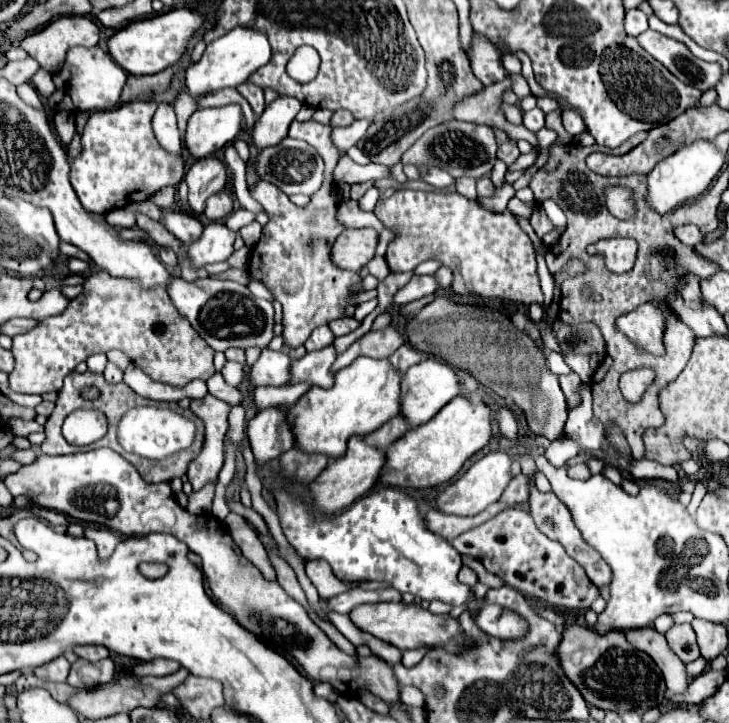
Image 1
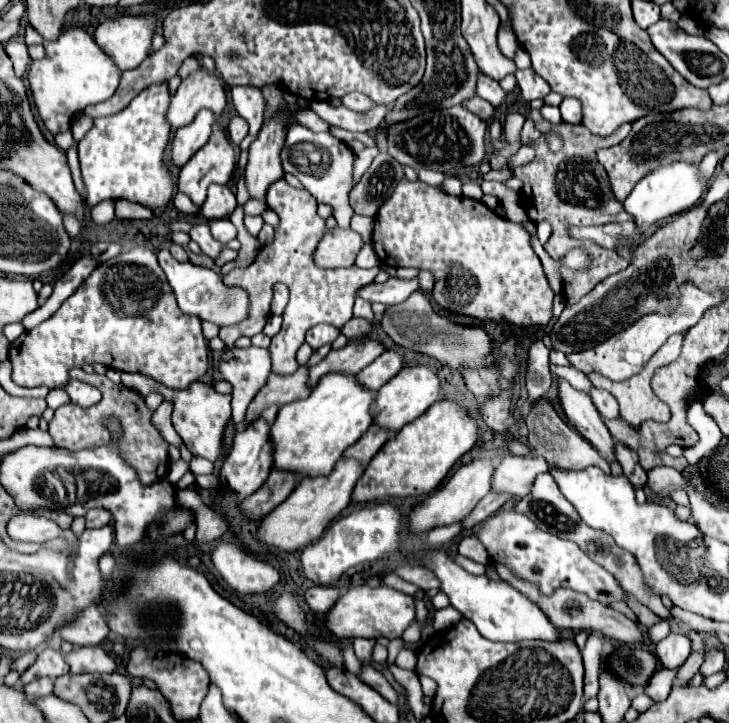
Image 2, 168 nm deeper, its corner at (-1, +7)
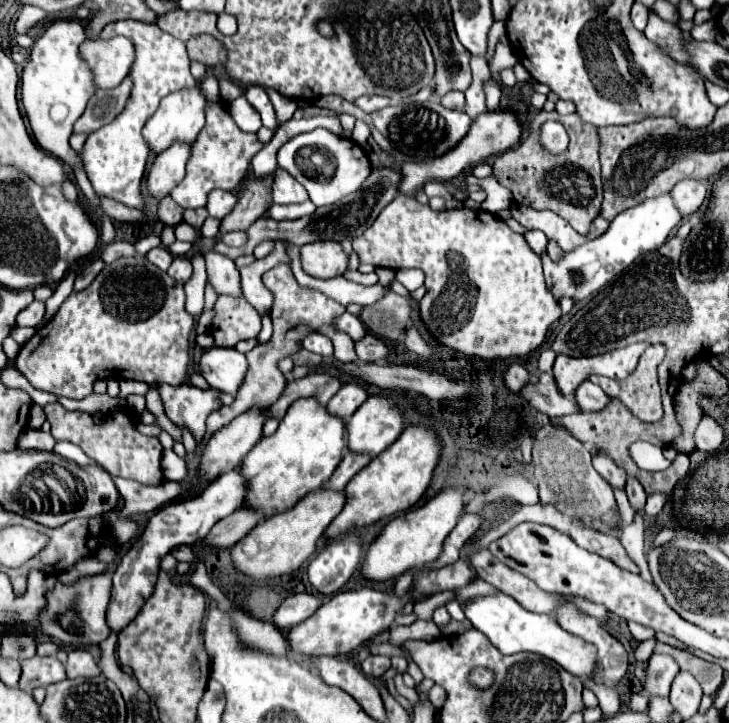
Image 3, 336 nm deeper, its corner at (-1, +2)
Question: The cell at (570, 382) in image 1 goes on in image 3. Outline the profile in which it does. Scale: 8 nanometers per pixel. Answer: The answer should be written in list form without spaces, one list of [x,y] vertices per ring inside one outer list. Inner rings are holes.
[[[546,349],[540,353],[540,359],[538,359],[538,367],[540,371],[550,371],[552,365],[554,365],[554,359],[556,359],[556,353],[552,349]]]

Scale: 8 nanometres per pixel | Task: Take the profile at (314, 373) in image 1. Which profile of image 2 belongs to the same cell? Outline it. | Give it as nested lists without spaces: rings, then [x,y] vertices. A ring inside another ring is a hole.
[[[300,366],[292,376],[270,374],[268,382],[260,388],[260,392],[250,402],[244,420],[240,424],[234,424],[234,432],[240,432],[246,426],[250,426],[272,404],[282,408],[282,406],[286,406],[286,404],[290,404],[294,400],[306,398],[310,394],[310,388],[308,388],[306,380],[308,380],[308,368],[306,366]]]

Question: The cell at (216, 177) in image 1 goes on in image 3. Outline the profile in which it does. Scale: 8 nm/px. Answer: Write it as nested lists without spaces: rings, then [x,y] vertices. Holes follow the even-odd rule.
[[[208,103],[206,125],[192,145],[192,157],[186,165],[186,177],[172,189],[170,197],[184,209],[198,209],[206,205],[206,195],[212,189],[232,191],[246,177],[250,159],[262,149],[262,143],[254,133],[244,133],[228,115],[226,103]]]

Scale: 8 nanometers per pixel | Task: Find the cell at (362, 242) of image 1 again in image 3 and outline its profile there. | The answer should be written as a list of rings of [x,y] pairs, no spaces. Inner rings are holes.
[[[316,241],[300,249],[302,267],[318,279],[332,279],[348,269],[348,255],[338,241]]]

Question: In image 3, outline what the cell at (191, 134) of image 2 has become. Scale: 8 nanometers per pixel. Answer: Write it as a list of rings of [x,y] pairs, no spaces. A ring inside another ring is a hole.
[[[176,141],[172,147],[168,147],[156,157],[148,173],[148,191],[156,199],[164,199],[174,189],[174,185],[180,183],[180,179],[184,177],[186,163],[192,155],[190,151],[192,151],[192,143]]]

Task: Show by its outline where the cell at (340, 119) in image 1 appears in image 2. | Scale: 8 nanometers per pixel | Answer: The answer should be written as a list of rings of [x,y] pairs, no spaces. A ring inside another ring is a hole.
[[[350,92],[342,98],[342,104],[354,112],[368,112],[372,110],[376,104],[366,96],[366,94],[360,94],[360,92]]]

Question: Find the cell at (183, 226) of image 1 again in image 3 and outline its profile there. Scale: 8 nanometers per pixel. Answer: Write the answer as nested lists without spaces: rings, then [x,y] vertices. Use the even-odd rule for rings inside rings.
[[[214,249],[202,251],[206,259],[206,271],[208,271],[208,283],[220,293],[220,295],[242,295],[240,293],[240,273],[234,265],[234,261],[222,253],[216,253]]]

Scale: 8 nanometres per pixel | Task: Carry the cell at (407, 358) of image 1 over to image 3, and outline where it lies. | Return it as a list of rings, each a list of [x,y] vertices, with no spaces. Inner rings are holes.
[[[350,381],[346,385],[342,385],[340,393],[336,393],[332,397],[332,401],[328,401],[328,409],[330,413],[336,413],[344,419],[350,419],[354,415],[354,411],[368,399],[368,387],[360,381]]]

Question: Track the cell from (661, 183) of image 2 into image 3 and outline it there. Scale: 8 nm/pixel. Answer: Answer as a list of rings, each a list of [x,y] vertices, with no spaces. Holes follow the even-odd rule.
[[[662,193],[660,197],[642,201],[640,205],[626,209],[624,213],[618,213],[602,237],[592,239],[592,241],[576,247],[570,253],[564,253],[562,261],[554,263],[548,255],[542,257],[548,289],[552,291],[552,295],[556,299],[570,297],[570,299],[580,301],[580,299],[594,295],[602,285],[606,285],[622,269],[626,269],[636,257],[662,247],[664,241],[668,239],[670,231],[674,227],[678,227],[682,223],[682,219],[684,217],[678,211],[678,207],[674,205],[674,199],[670,193]]]

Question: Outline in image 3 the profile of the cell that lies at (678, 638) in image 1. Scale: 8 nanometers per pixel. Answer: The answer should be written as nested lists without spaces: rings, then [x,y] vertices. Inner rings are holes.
[[[654,653],[654,655],[648,659],[648,669],[646,669],[648,679],[646,679],[646,683],[644,683],[644,689],[646,689],[650,695],[668,697],[672,679],[676,677],[678,671],[680,671],[680,667],[676,665],[676,659],[674,659],[674,657]]]

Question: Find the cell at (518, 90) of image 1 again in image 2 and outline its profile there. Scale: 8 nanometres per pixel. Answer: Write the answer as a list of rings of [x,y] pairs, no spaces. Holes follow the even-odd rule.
[[[508,16],[508,22],[498,28],[498,48],[508,58],[512,58],[518,48],[518,40],[514,36],[514,30],[510,28],[510,16]]]

